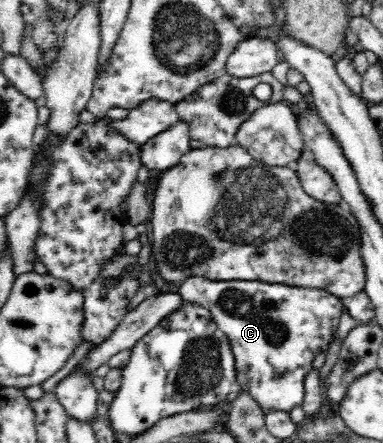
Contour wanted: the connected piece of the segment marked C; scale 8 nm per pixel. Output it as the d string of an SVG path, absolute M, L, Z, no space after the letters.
M190 277L181 284L180 296L210 311L214 324L229 340L236 369L236 391L238 395L248 393L264 416L270 411L290 413L304 400L304 381L312 370L312 361L319 352L327 353L330 344L336 340L340 317L345 309L341 298L322 289L269 282L213 281L206 278Z

